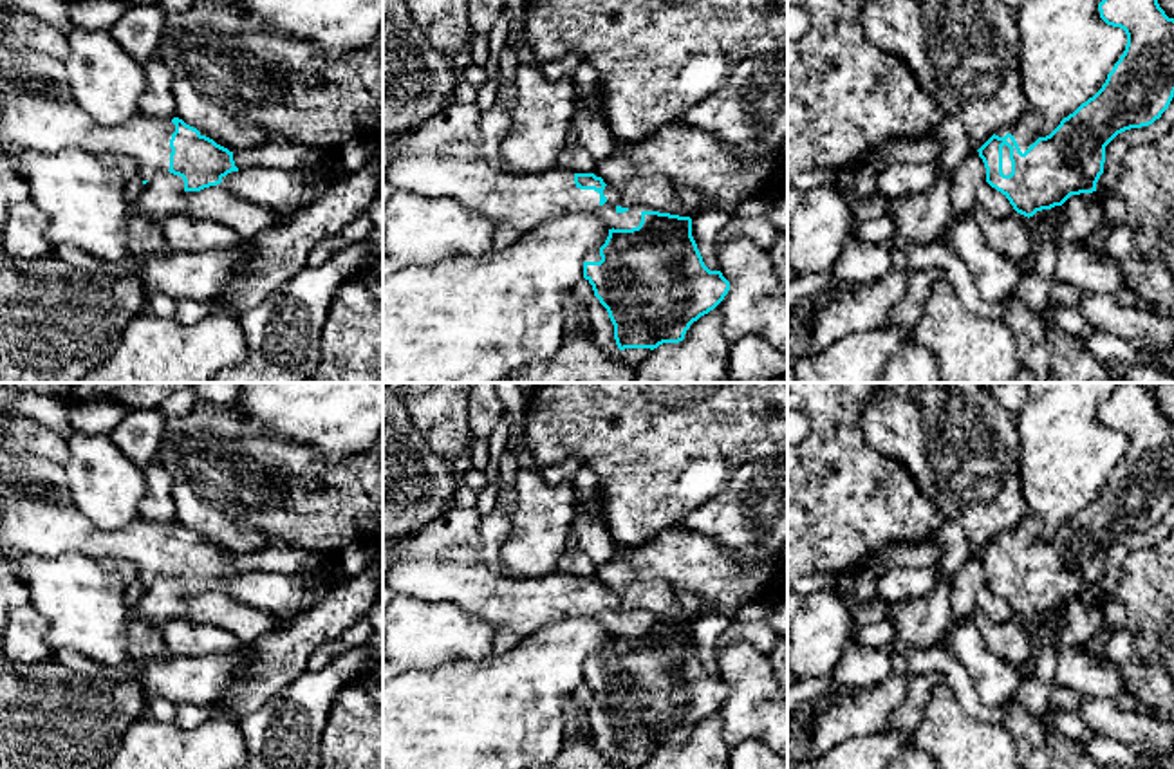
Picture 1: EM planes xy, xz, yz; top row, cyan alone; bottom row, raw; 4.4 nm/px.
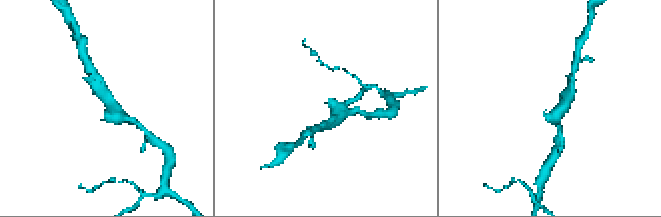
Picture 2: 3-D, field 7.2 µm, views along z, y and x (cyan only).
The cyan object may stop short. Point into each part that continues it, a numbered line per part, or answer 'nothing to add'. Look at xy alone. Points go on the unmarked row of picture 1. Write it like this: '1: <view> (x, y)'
1: xy (37, 513)

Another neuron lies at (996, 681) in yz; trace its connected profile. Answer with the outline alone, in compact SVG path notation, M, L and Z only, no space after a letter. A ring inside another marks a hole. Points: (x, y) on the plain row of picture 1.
M970 617L952 619L945 628L941 646L963 664L984 706L1002 708L1013 700L1022 681L1019 668L990 650Z

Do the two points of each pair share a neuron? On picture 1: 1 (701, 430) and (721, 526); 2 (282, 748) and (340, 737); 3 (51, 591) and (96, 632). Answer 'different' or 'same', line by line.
1: different
2: different
3: same

